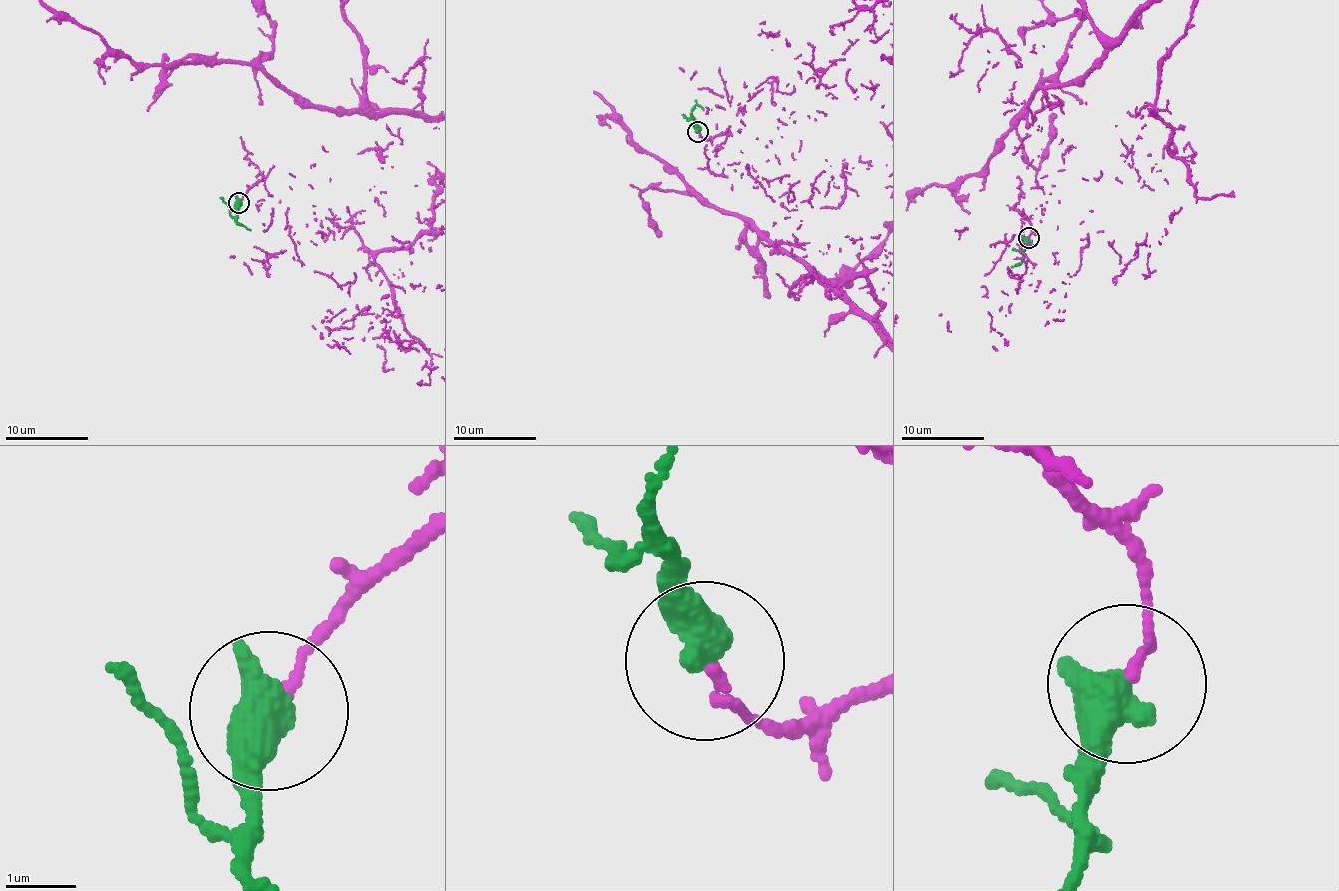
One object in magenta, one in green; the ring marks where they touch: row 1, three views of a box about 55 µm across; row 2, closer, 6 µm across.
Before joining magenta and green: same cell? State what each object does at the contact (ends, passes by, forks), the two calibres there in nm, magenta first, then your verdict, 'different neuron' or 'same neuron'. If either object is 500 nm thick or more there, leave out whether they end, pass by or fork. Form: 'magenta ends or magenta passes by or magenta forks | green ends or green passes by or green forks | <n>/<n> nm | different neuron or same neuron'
130/650 nm | different neuron

